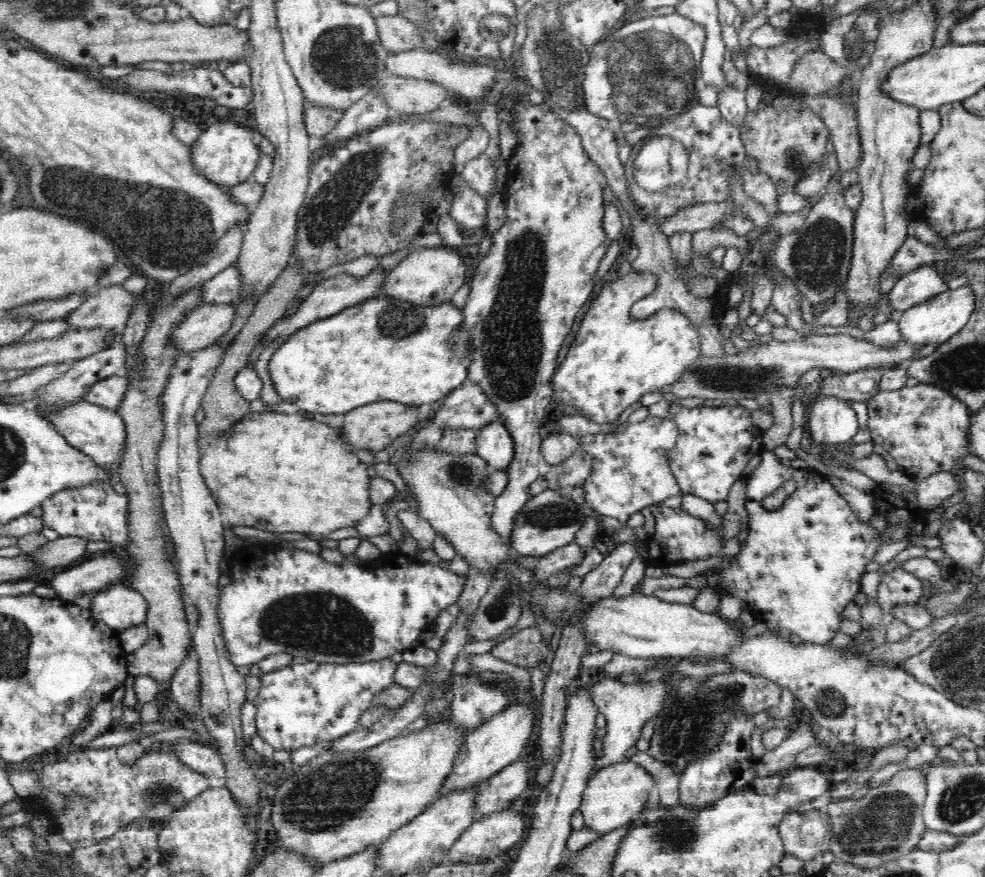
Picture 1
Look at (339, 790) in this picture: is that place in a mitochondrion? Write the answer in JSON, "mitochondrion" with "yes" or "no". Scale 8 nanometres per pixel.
{"mitochondrion":"yes"}

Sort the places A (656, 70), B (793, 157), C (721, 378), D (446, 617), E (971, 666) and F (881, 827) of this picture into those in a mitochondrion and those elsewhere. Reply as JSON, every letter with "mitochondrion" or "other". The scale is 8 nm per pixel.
{"A":"mitochondrion","B":"mitochondrion","C":"mitochondrion","D":"other","E":"mitochondrion","F":"mitochondrion"}

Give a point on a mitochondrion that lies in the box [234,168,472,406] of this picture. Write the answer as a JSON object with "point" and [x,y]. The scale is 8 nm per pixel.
{"point":[400,322]}

